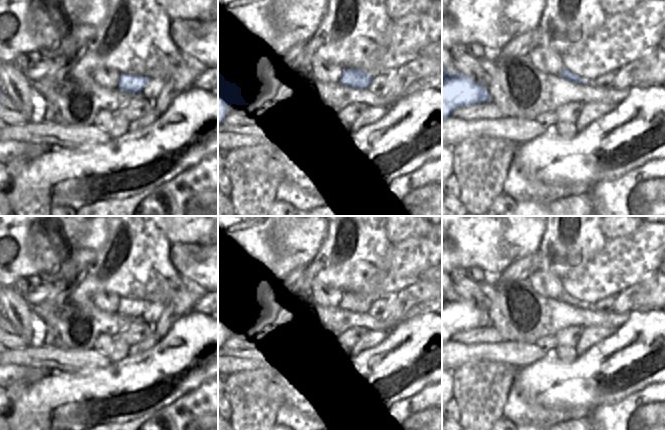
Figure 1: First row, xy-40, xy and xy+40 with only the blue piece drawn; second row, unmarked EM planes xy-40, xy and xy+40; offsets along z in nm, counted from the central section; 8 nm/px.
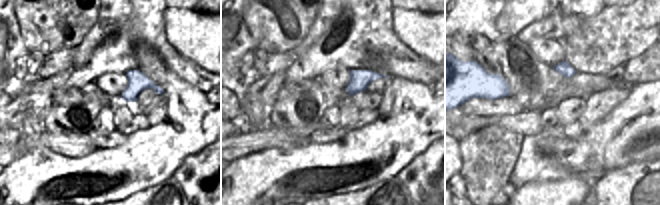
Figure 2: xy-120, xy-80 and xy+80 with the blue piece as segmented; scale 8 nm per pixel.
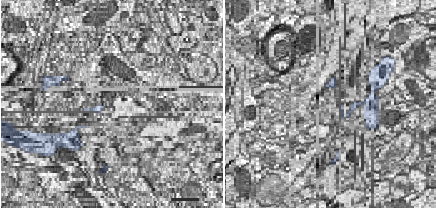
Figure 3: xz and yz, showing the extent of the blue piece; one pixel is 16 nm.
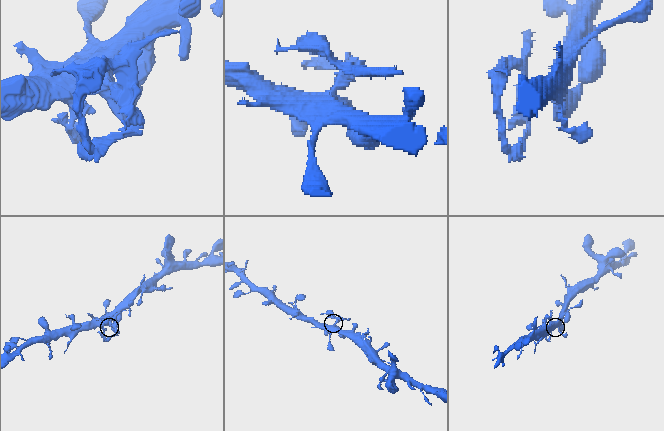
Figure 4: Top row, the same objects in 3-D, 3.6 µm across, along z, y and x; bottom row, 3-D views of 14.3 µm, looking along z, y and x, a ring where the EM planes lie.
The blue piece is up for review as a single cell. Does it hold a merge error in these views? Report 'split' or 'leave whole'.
split

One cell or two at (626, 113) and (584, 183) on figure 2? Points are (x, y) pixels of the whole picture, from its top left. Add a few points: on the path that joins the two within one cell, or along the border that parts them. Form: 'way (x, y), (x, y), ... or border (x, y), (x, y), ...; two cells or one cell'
border (567, 168), (577, 175), (591, 175), (597, 179); two cells

